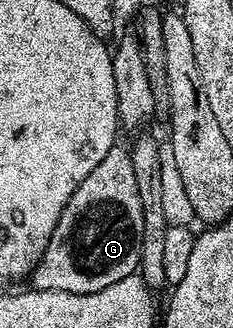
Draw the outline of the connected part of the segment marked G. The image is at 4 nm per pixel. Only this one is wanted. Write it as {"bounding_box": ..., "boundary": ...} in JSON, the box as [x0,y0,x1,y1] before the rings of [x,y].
{"bounding_box":[30,145,142,295],"boundary":[[[112,145],[102,163],[70,195],[43,257],[30,274],[31,288],[86,295],[102,291],[102,287],[110,287],[110,283],[118,283],[118,279],[139,270],[142,199],[138,199],[132,154],[122,145]]]}

